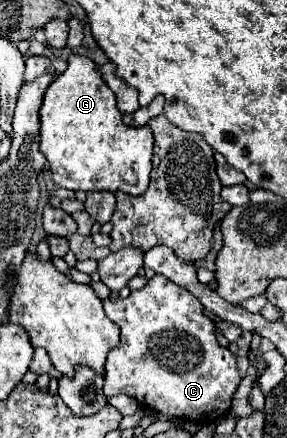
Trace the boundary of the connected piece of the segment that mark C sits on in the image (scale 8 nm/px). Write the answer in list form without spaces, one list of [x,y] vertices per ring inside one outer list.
[[[153,276],[141,290],[133,290],[125,300],[105,300],[103,304],[105,314],[121,328],[121,344],[107,356],[105,396],[129,394],[141,406],[147,406],[167,418],[215,422],[227,414],[231,398],[241,382],[237,358],[229,348],[219,346],[213,320],[191,292],[173,284],[165,276]]]

